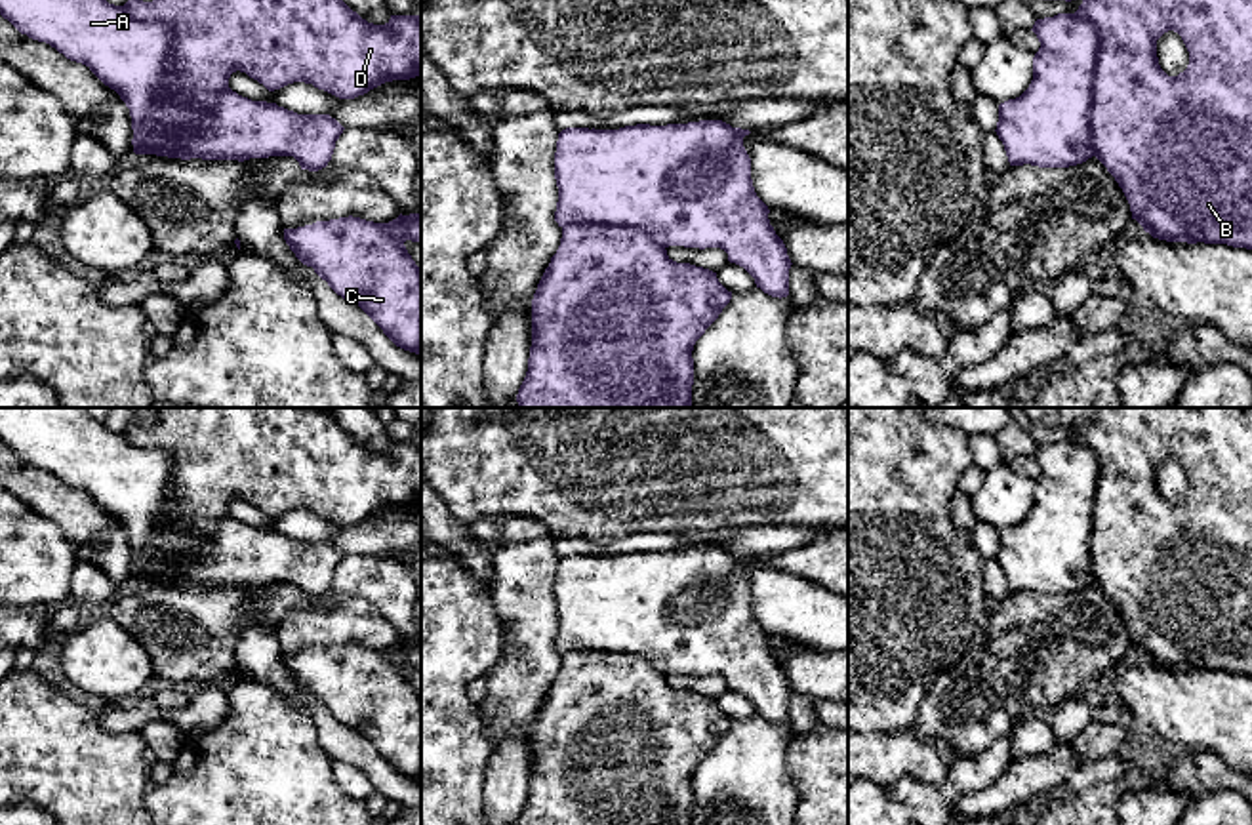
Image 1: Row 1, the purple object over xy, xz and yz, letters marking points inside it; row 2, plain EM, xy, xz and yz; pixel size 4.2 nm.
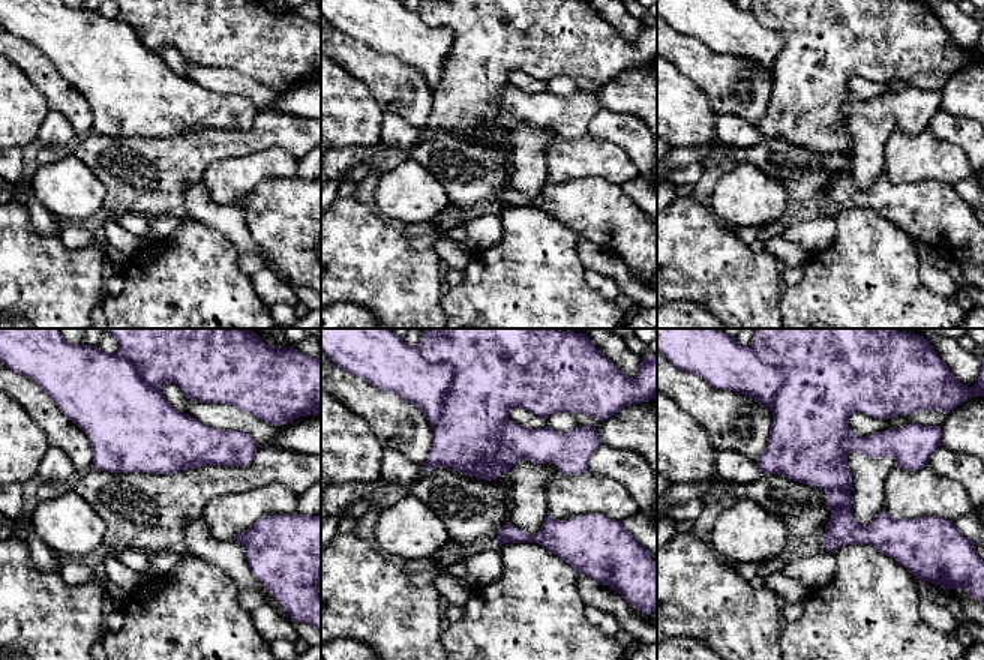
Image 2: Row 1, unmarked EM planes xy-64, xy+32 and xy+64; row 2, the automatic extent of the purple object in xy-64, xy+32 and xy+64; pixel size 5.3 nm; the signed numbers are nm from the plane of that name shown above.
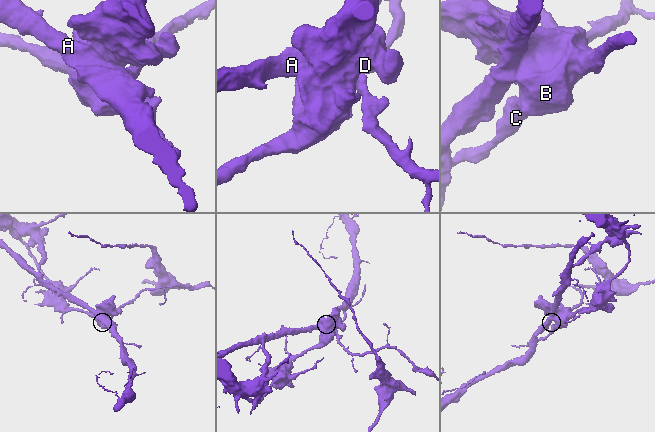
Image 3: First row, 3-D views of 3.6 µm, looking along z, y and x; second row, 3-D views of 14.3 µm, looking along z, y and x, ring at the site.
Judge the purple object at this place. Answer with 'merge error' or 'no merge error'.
no merge error

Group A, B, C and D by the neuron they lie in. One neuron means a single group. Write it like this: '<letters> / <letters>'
A B C D

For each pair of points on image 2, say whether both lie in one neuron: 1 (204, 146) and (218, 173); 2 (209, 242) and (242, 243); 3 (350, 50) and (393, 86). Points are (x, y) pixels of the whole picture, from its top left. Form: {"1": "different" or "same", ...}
{"1": "different", "2": "different", "3": "same"}

